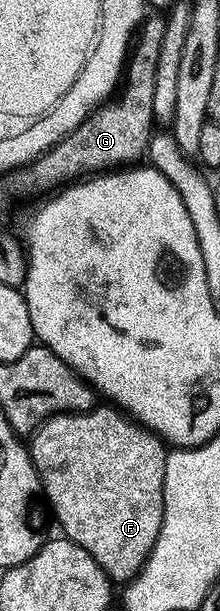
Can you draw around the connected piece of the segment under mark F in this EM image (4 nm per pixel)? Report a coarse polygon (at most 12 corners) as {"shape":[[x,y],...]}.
{"shape":[[114,407],[30,437],[62,535],[113,582],[163,525],[168,449]]}

